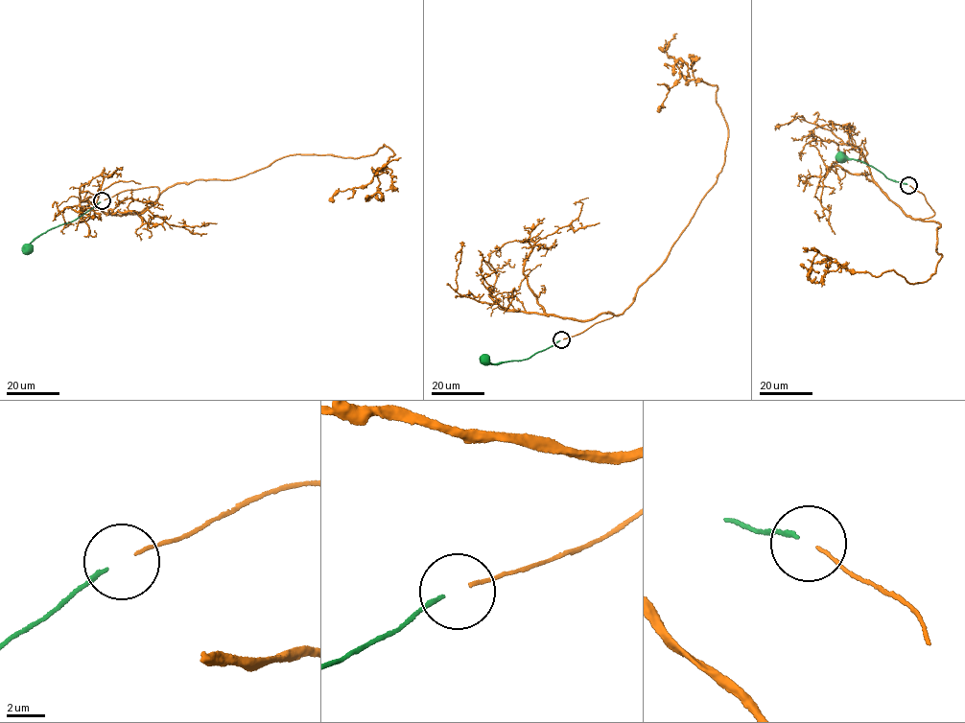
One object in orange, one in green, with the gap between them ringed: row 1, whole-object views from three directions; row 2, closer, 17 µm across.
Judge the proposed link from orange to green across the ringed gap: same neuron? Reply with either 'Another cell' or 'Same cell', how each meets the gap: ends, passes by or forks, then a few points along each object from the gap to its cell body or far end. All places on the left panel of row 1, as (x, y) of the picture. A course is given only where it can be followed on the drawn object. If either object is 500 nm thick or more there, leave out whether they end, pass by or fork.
Same cell. At the ring orange ends. At the ring green ends. Course of orange: (105, 200), (153, 186), (157, 198), (287, 155), (357, 158), (384, 145), (394, 155), (377, 168), (376, 195). Course of green: (100, 201), (74, 220), (34, 239), (23, 246), (26, 247)

